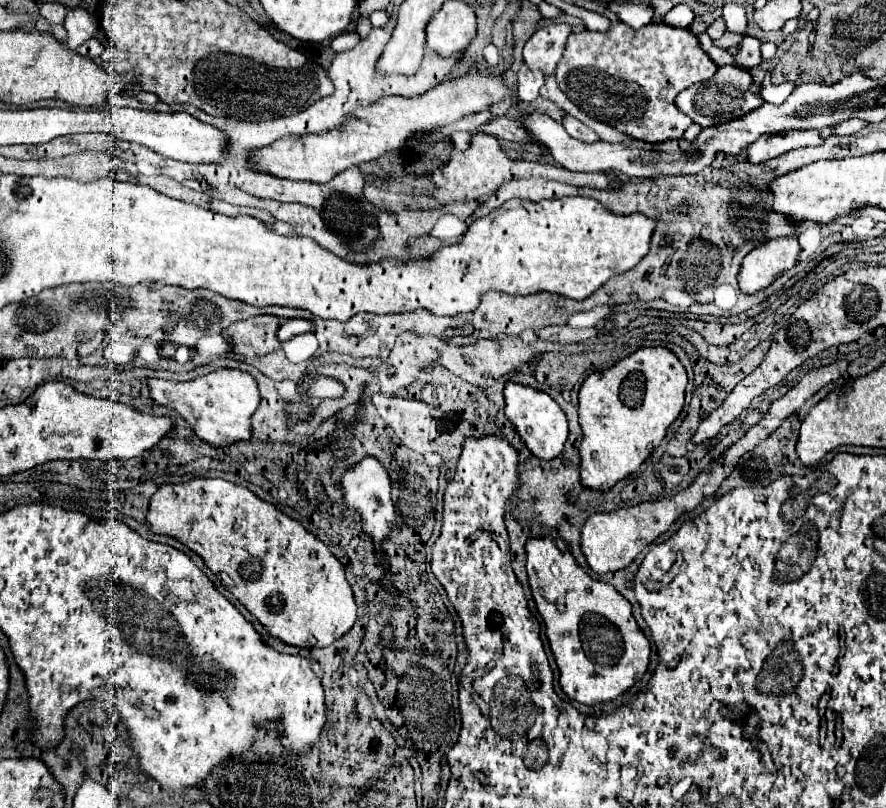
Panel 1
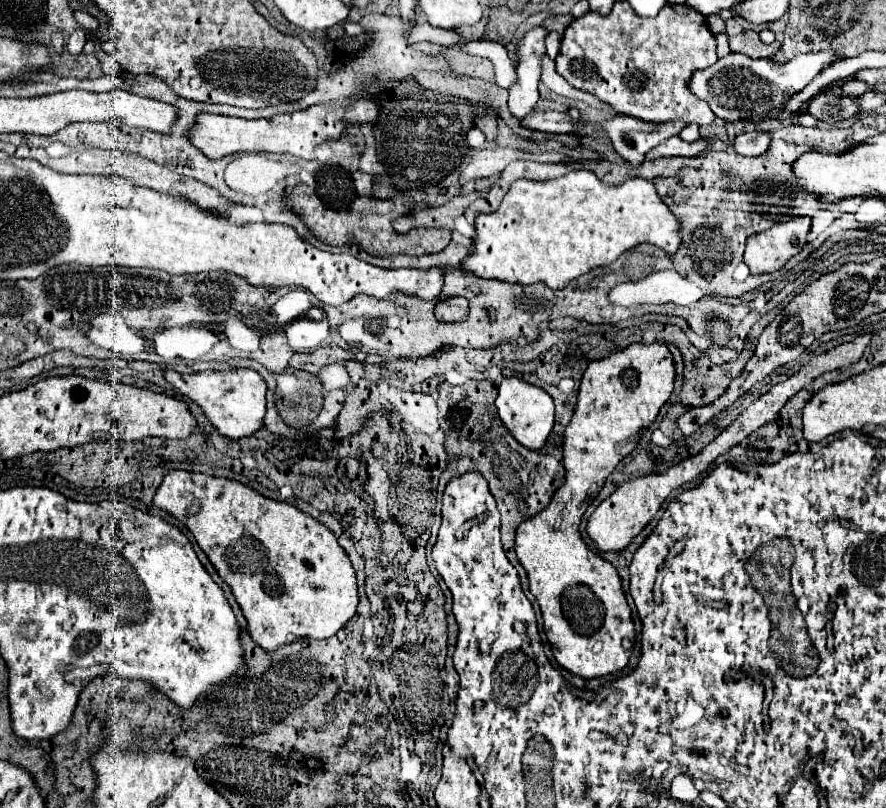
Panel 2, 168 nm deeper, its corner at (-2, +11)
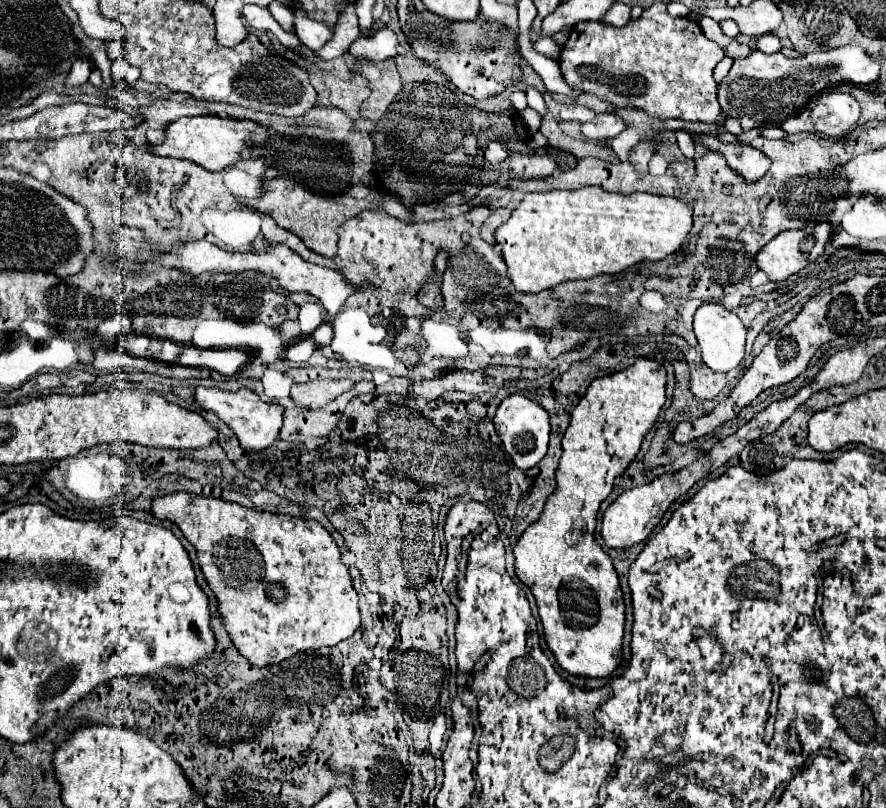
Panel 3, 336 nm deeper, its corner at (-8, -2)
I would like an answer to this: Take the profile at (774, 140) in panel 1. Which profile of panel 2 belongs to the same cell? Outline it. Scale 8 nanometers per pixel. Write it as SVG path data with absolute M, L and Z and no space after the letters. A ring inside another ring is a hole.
M746 131L734 139L734 151L744 157L760 157L770 145L770 135L760 131Z

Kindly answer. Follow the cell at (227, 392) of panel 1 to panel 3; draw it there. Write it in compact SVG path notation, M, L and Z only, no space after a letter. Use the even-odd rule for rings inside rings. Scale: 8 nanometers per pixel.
M198 386L198 388L194 388L194 400L200 408L212 410L224 424L228 424L244 450L264 450L264 448L272 446L272 442L278 438L284 408L274 402L264 402L250 388L242 388L238 392L228 392L228 390L220 390L220 388Z

